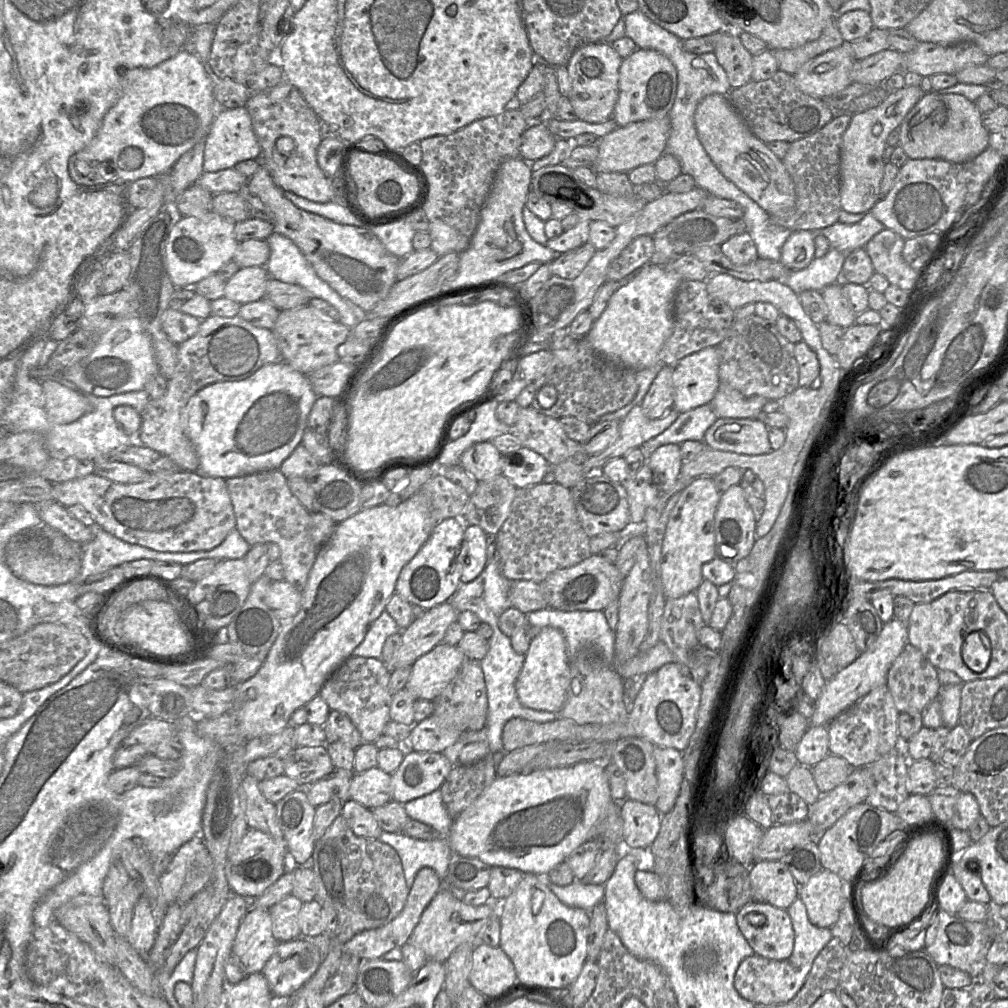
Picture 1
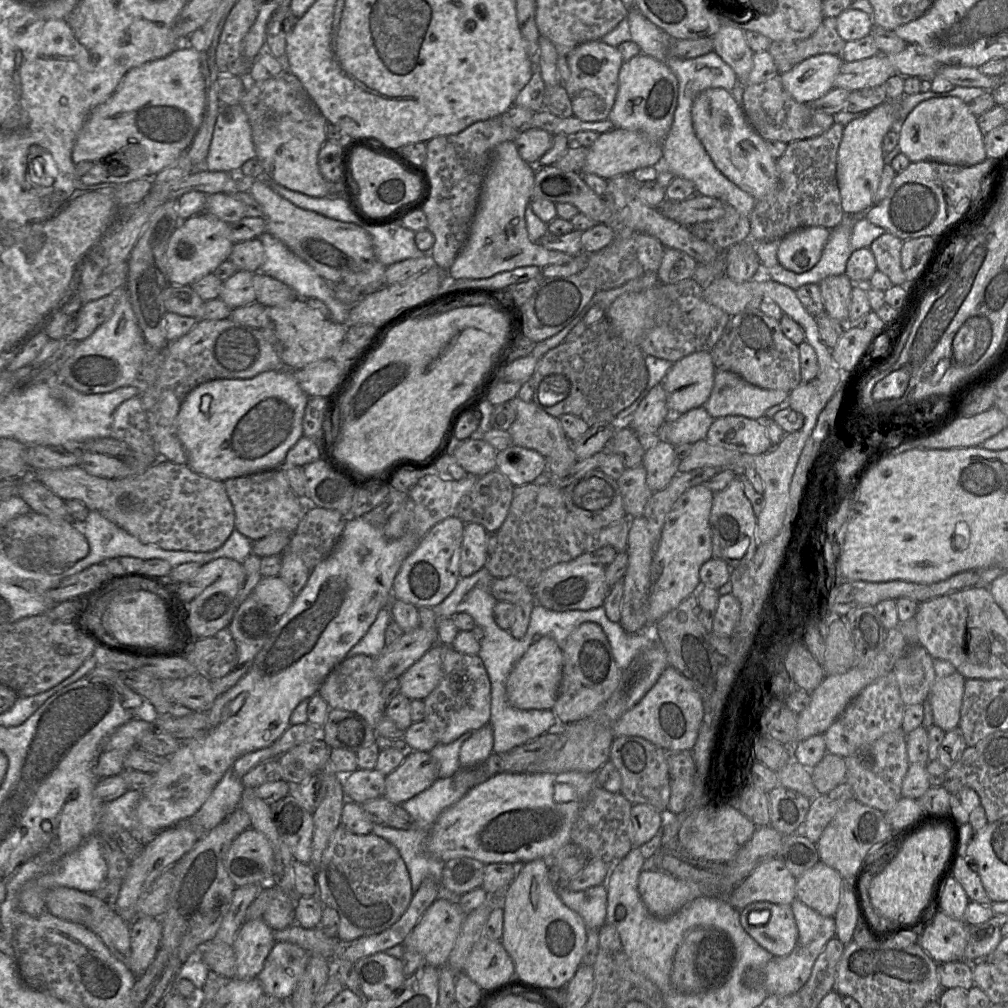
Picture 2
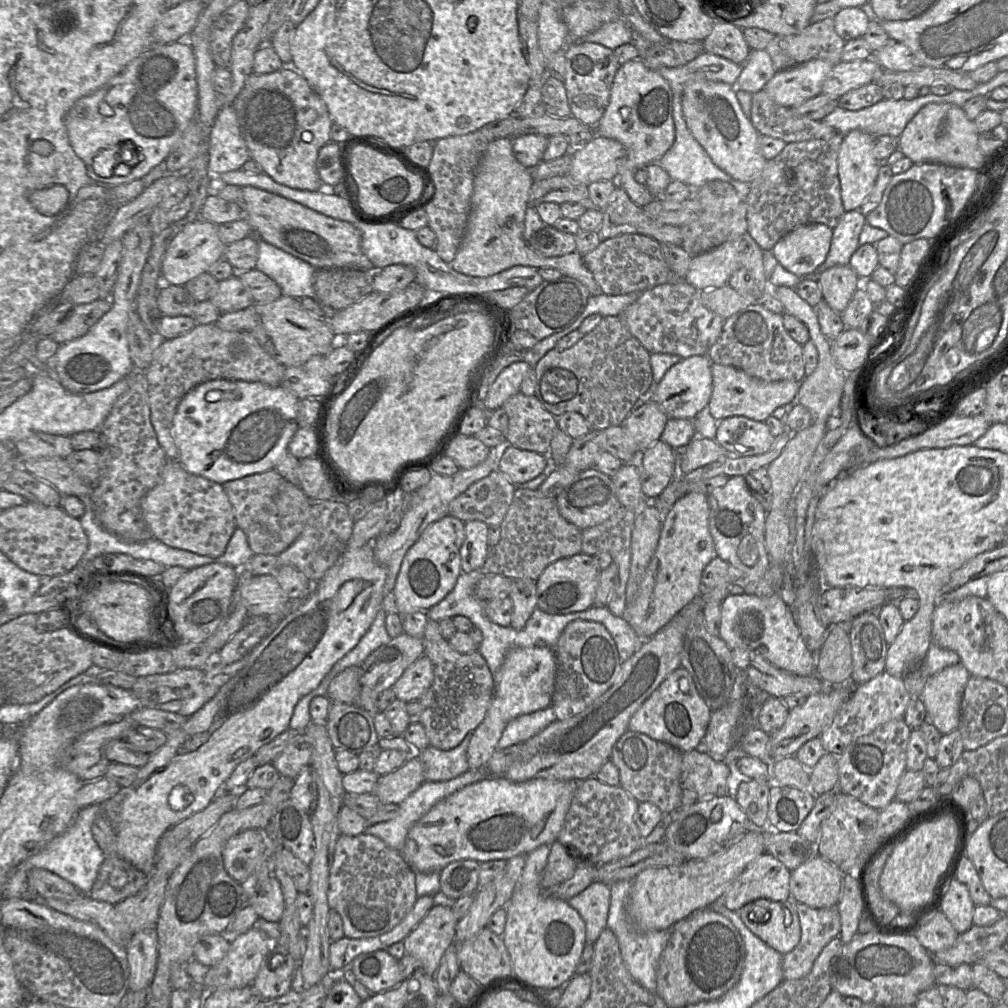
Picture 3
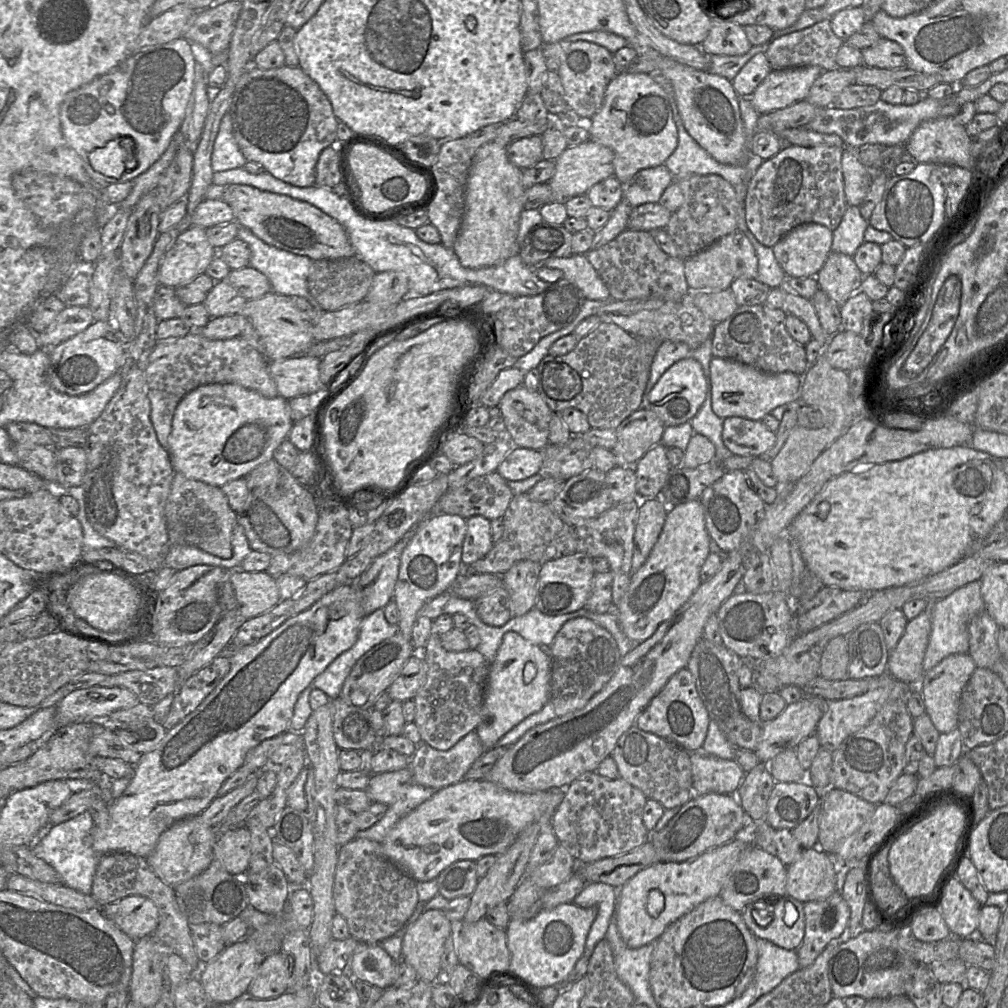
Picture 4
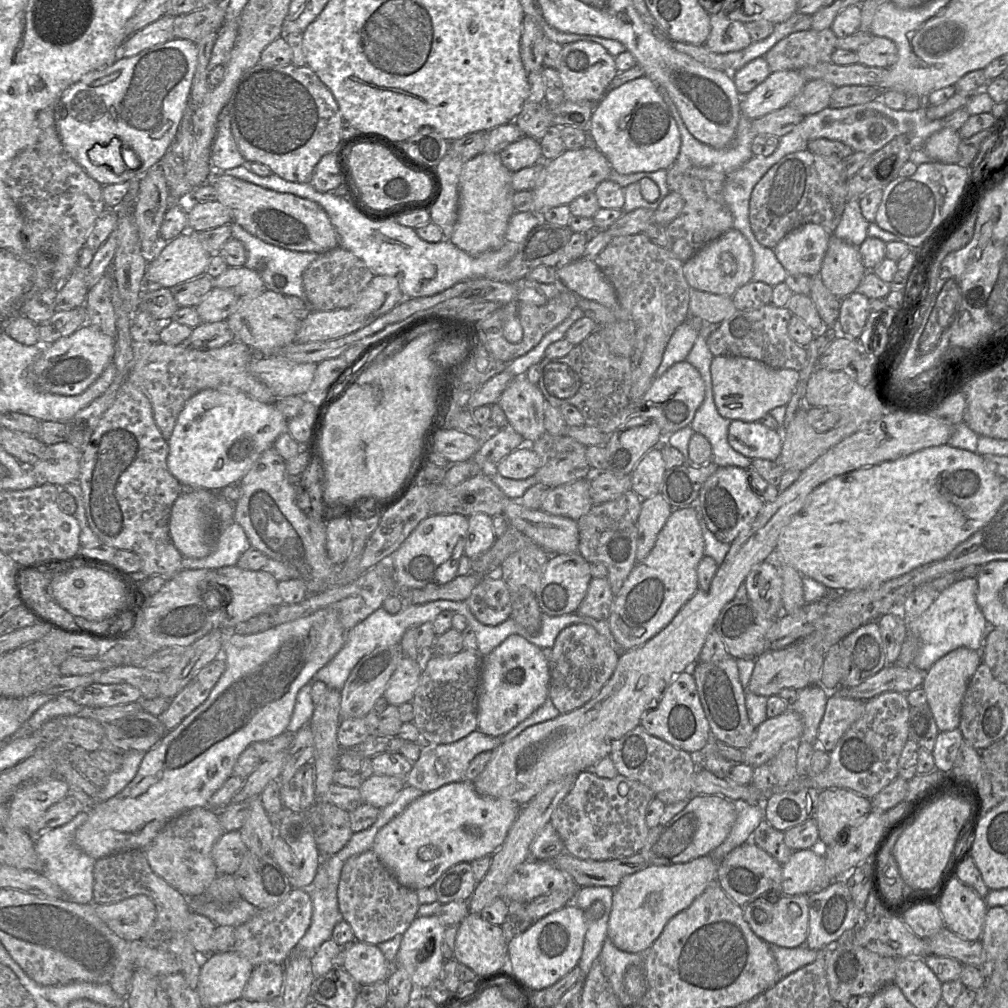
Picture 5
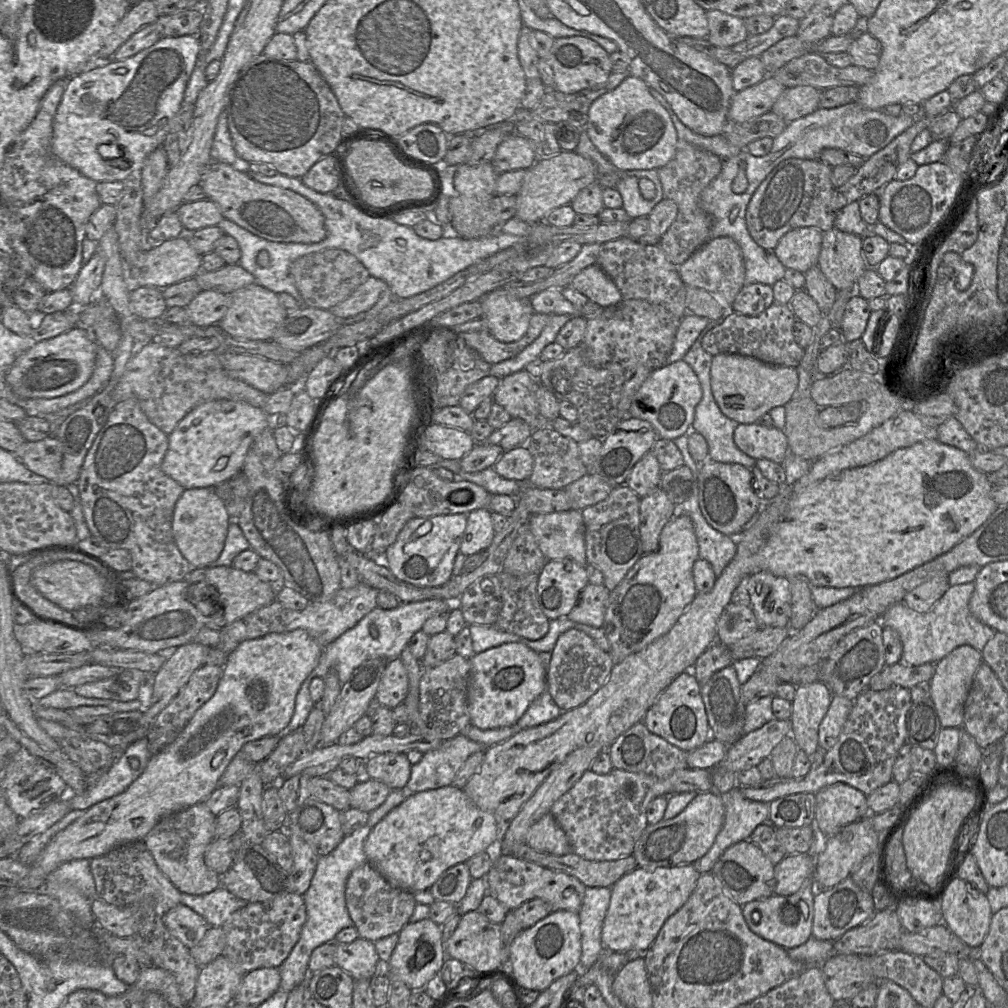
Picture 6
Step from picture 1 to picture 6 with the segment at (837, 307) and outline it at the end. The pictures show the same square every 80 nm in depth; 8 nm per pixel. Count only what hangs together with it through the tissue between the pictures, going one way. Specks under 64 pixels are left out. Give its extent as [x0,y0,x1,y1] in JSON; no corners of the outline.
[818,227,865,290]

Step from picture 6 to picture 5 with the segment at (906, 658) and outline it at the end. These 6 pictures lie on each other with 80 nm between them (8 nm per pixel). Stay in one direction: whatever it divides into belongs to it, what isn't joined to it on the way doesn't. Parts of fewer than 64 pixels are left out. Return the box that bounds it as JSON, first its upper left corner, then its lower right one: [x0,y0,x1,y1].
[907,578,991,671]

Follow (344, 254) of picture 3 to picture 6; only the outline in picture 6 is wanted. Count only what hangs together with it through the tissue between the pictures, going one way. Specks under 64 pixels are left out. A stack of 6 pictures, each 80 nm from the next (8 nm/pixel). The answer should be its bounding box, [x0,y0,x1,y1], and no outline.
[200,161,326,244]

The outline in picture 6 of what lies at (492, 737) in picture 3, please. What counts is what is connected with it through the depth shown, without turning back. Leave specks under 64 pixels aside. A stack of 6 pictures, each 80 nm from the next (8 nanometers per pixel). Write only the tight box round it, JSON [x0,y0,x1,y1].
[467,642,547,729]

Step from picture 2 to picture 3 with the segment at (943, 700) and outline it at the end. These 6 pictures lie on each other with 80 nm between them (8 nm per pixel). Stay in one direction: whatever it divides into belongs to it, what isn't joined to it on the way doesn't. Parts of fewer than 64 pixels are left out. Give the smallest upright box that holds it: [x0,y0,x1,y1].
[920,662,970,735]

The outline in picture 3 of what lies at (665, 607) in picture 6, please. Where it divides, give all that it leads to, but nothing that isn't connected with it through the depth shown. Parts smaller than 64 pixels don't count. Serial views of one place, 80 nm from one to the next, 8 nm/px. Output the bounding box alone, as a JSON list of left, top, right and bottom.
[622,492,716,639]

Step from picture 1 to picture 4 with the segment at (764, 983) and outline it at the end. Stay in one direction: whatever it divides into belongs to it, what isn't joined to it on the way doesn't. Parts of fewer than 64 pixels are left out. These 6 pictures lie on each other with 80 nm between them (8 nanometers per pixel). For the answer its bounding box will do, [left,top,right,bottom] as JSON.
[796,891,851,968]

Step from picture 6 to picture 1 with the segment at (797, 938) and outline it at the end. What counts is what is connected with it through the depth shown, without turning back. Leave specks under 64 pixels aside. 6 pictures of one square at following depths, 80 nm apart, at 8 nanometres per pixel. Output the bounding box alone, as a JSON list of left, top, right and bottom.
[736,901,794,961]

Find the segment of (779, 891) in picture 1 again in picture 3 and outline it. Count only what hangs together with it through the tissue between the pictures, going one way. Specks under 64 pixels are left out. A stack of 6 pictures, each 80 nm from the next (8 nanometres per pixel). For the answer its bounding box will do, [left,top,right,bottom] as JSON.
[723,853,791,911]

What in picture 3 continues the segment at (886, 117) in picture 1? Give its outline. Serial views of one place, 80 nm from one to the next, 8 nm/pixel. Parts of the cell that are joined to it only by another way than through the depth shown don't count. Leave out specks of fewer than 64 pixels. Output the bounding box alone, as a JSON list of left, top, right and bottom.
[837,130,880,212]

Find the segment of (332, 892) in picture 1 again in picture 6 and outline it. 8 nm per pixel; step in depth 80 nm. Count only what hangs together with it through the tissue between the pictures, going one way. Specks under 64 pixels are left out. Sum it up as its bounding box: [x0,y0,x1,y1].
[345,862,417,942]

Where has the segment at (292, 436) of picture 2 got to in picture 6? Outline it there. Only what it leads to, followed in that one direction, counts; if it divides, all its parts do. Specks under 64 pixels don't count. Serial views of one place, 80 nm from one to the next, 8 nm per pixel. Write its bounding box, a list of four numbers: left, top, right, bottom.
[161,399,270,489]

